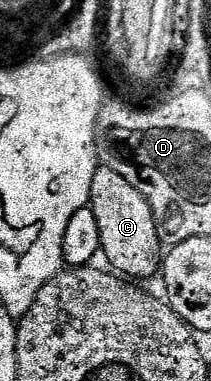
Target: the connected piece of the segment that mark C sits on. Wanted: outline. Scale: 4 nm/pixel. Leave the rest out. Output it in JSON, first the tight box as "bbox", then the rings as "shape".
{"bbox":[88,167,164,279],"shape":[[[99,167],[96,175],[92,175],[88,208],[96,215],[96,223],[100,226],[101,256],[106,257],[105,264],[115,274],[126,279],[159,276],[164,260],[164,246],[158,238],[152,207],[148,207],[148,199],[144,199],[144,195],[140,195],[140,191],[136,191],[136,187],[124,179],[124,175]]]}

